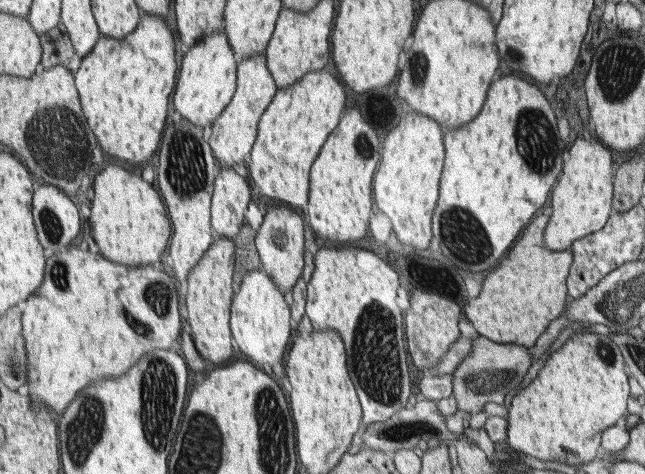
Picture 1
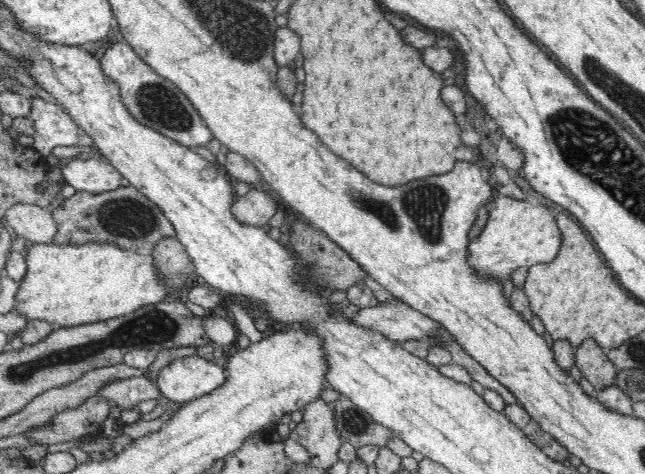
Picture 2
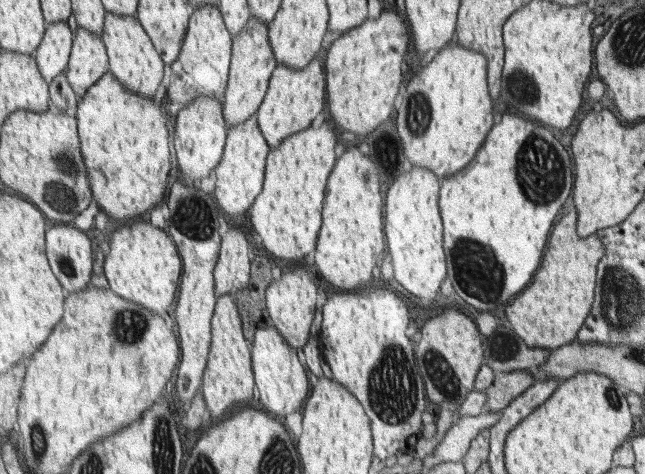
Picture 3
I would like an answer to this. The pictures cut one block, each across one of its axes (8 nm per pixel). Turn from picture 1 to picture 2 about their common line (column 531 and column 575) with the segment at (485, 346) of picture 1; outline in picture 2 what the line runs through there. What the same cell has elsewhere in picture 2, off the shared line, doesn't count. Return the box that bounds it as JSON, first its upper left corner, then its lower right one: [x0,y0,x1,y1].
[575,339,618,392]

